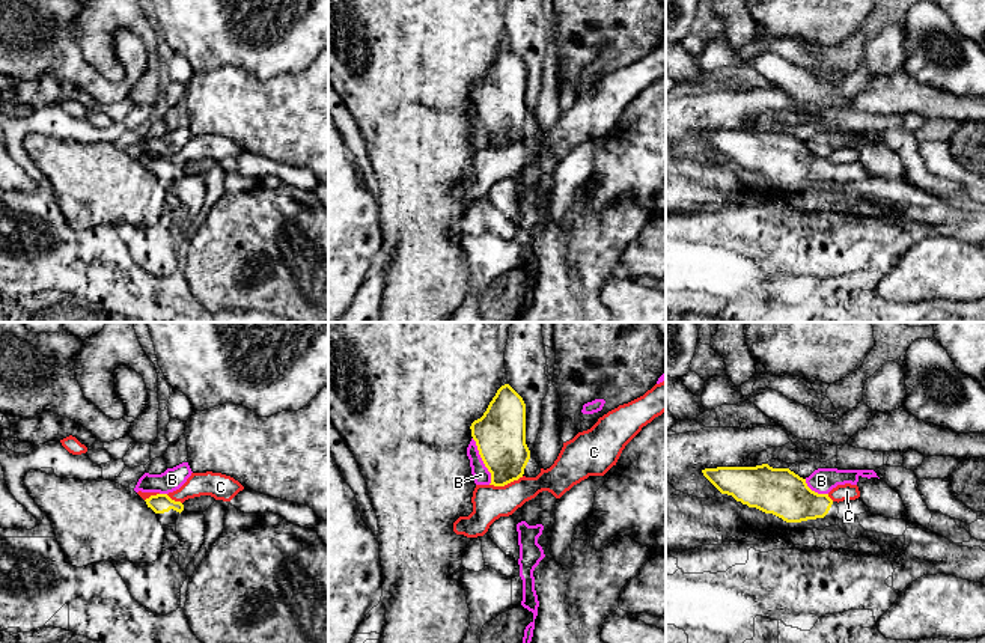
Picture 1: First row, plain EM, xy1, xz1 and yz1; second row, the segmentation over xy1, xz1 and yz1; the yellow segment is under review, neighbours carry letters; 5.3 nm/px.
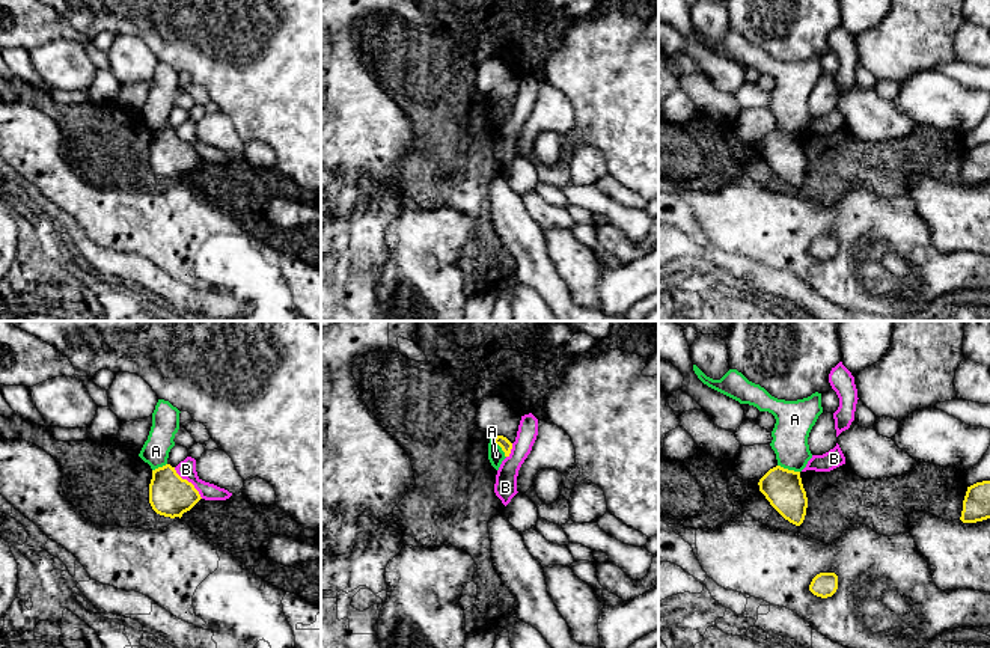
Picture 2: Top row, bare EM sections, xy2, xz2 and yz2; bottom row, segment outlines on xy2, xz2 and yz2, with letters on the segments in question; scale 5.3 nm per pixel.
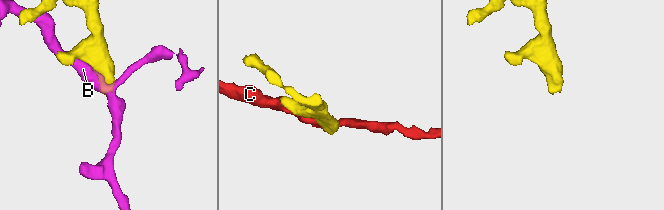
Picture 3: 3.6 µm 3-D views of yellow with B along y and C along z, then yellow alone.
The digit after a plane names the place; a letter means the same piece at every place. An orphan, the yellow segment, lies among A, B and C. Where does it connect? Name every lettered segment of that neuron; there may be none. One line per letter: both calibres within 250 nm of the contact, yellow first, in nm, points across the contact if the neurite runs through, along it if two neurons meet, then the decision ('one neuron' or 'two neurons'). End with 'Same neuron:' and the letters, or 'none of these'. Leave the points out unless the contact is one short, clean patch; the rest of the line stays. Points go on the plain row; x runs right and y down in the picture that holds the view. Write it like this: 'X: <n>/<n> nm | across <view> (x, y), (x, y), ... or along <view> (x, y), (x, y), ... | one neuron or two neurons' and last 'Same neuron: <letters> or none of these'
A: 200/190 nm | along yz2 (778, 127), (799, 134) | two neurons
B: 280/90 nm | two neurons
C: 260/180 nm | two neurons
Same neuron: none of these

